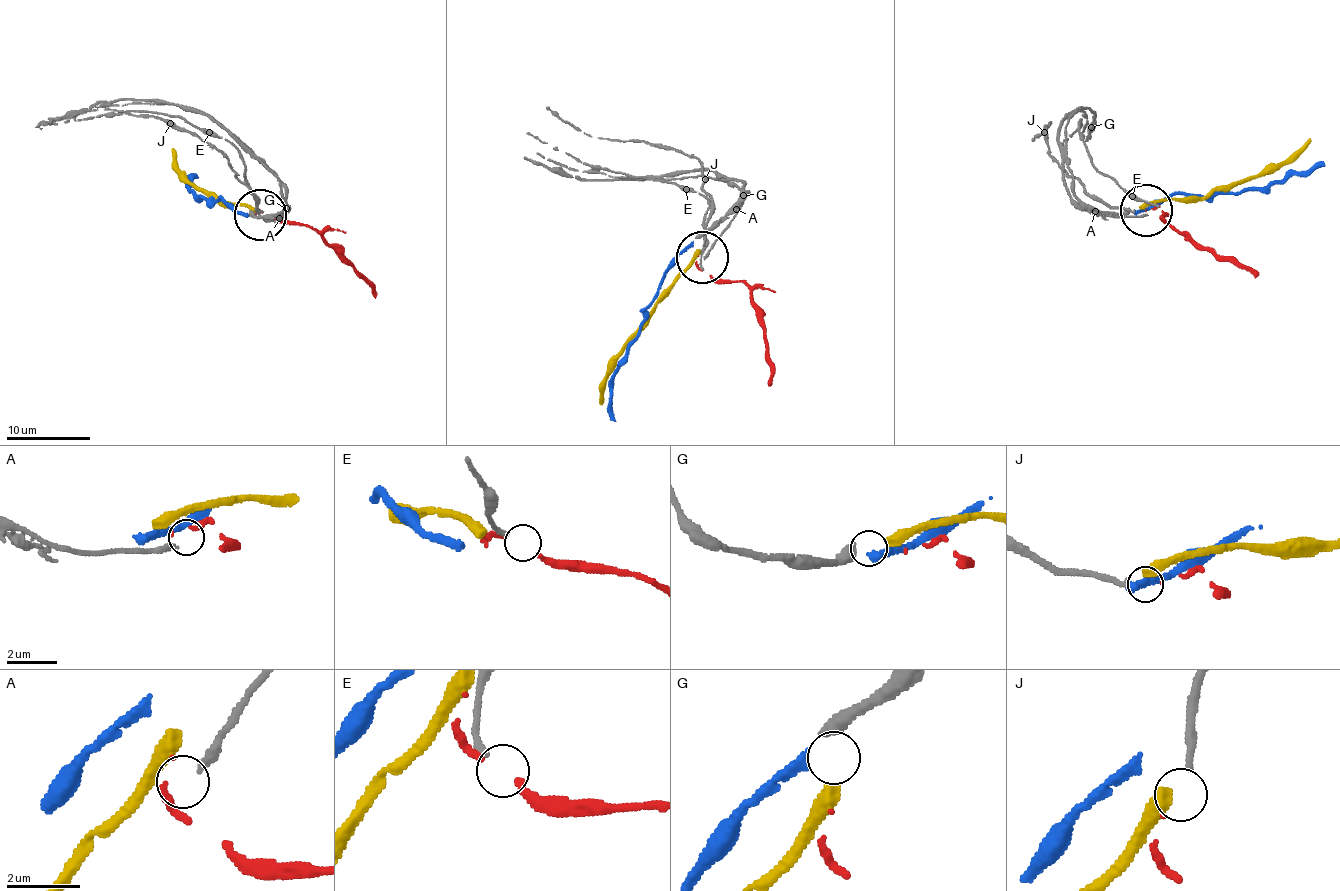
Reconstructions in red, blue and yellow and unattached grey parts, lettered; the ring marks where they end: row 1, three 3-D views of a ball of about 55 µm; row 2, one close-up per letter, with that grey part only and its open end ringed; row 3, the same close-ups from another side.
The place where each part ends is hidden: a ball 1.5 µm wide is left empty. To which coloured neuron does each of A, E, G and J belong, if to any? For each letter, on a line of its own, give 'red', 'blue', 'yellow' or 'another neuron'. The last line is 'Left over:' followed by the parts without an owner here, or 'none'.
A: another neuron
E: another neuron
G: yellow
J: red
Left over: A, E

